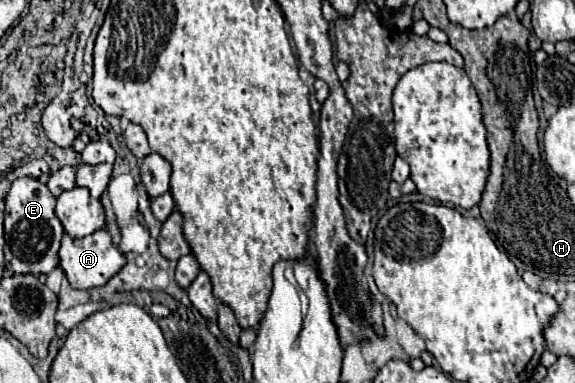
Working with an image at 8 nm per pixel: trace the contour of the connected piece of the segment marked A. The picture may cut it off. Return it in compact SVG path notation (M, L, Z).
M98 229L88 237L82 239L74 239L70 235L62 237L62 245L58 251L58 267L66 273L70 285L74 289L92 289L92 287L102 287L108 283L108 279L112 279L122 265L126 263L126 257L116 249L116 245L112 243L110 235L106 229Z

